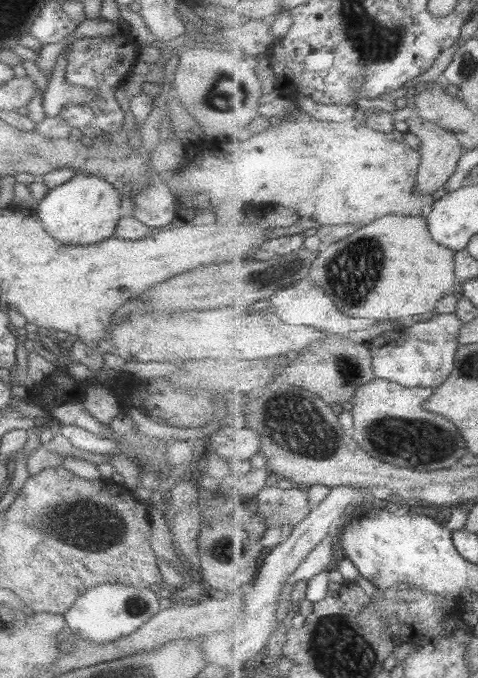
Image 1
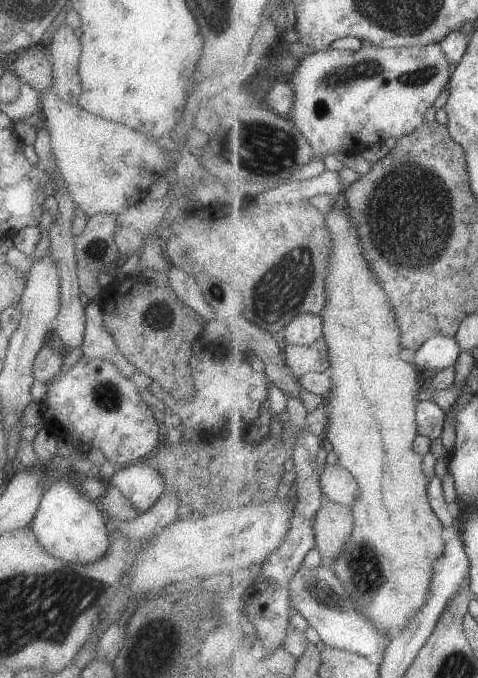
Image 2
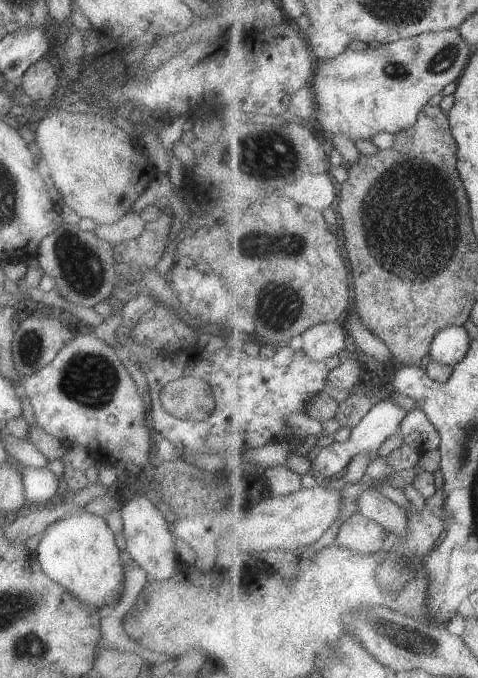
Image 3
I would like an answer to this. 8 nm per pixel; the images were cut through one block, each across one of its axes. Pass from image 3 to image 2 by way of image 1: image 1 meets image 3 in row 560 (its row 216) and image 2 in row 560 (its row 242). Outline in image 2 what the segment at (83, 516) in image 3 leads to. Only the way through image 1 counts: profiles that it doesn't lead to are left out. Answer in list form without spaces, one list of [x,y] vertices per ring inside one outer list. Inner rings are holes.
[[[69,480],[54,482],[43,495],[31,519],[29,528],[37,542],[55,558],[64,563],[87,564],[104,555],[109,537],[105,529],[106,516],[96,501],[89,501],[77,484]]]

